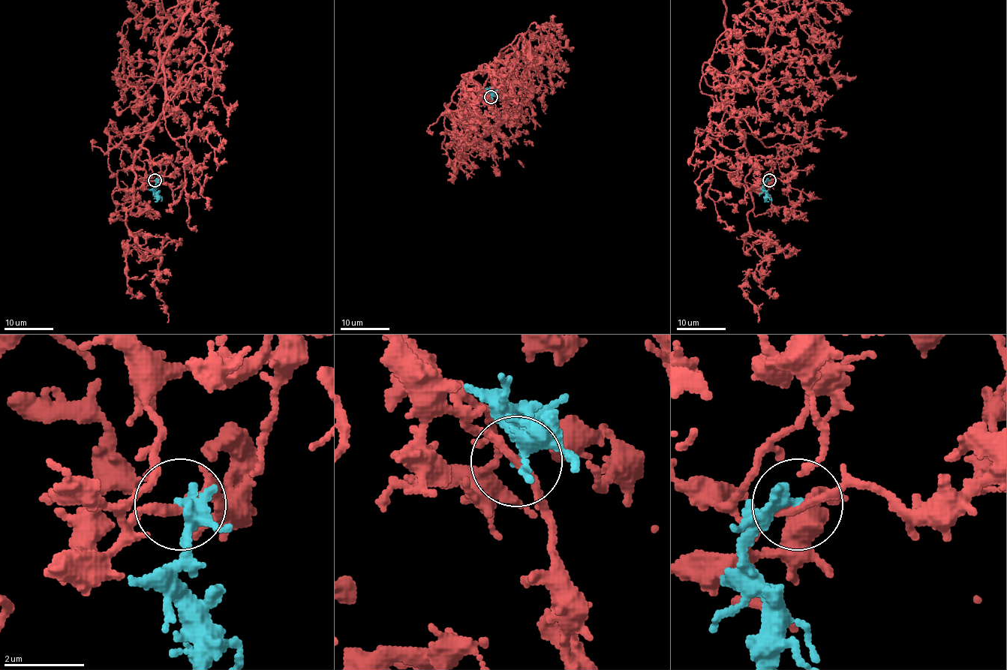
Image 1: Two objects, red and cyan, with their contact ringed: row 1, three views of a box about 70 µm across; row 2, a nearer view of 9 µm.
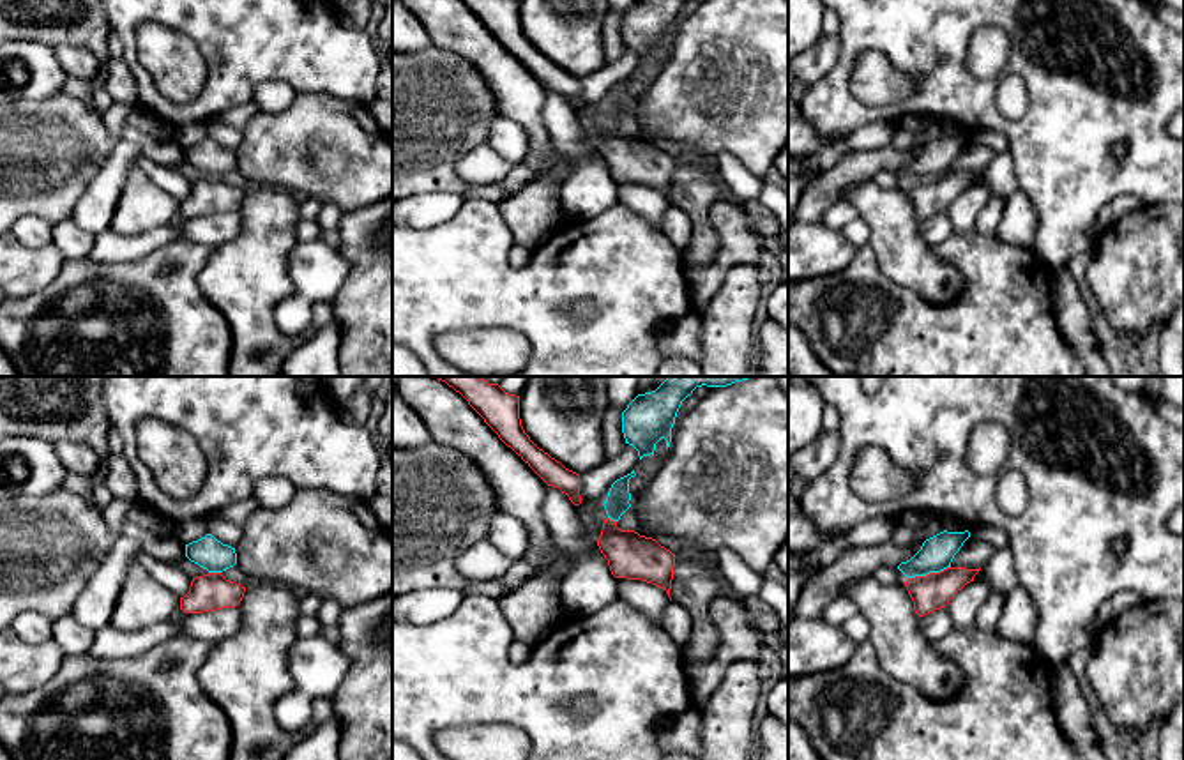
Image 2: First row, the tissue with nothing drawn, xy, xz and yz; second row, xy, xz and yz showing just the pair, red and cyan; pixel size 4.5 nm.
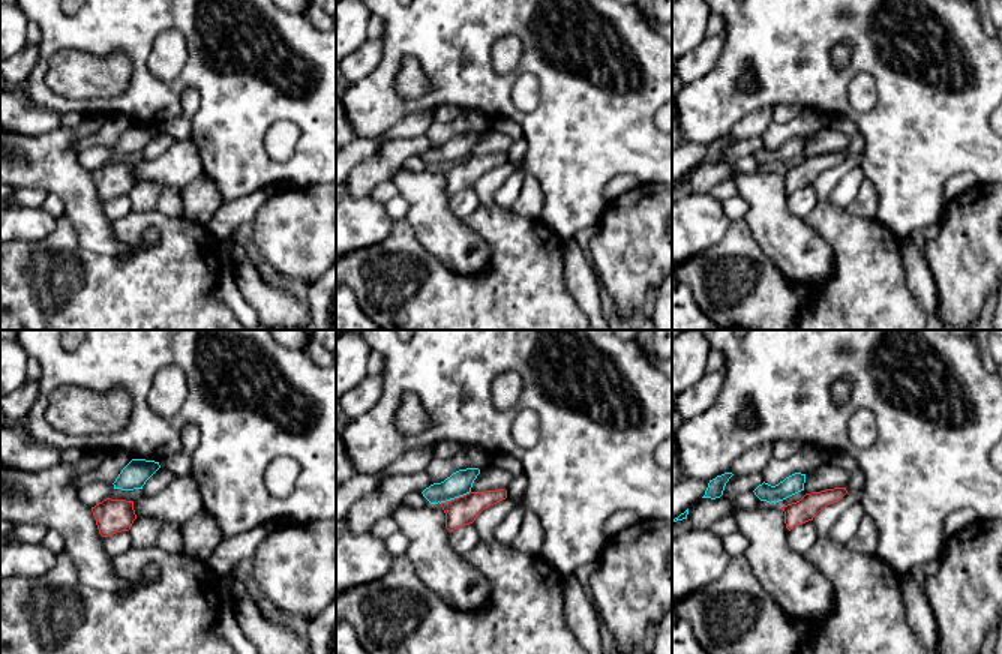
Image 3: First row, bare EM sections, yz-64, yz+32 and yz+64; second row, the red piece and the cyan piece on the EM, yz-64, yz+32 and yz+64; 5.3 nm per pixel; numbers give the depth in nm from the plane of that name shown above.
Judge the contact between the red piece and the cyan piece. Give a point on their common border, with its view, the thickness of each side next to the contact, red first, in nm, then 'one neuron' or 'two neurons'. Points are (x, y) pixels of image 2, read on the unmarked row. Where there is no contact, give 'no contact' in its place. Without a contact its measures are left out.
contact yz (930, 177); calibres 170 and 150 nm; one neuron

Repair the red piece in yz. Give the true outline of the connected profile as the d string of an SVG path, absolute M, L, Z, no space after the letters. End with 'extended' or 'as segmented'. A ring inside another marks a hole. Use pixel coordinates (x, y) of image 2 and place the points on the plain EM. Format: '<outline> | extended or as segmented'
M940 136L926 143L921 154L898 173L908 182L905 191L914 205L914 214L924 221L945 212L958 194L974 186L979 173L953 171L951 166L970 136Z | extended

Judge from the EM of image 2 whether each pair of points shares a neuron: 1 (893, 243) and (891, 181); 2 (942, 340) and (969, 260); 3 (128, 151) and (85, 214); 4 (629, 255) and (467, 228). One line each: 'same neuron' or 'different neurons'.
1: different neurons
2: same neuron
3: same neuron
4: same neuron

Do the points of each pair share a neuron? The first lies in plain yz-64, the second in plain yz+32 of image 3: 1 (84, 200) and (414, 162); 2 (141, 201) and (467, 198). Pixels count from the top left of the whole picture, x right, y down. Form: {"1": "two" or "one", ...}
{"1": "two", "2": "two"}

